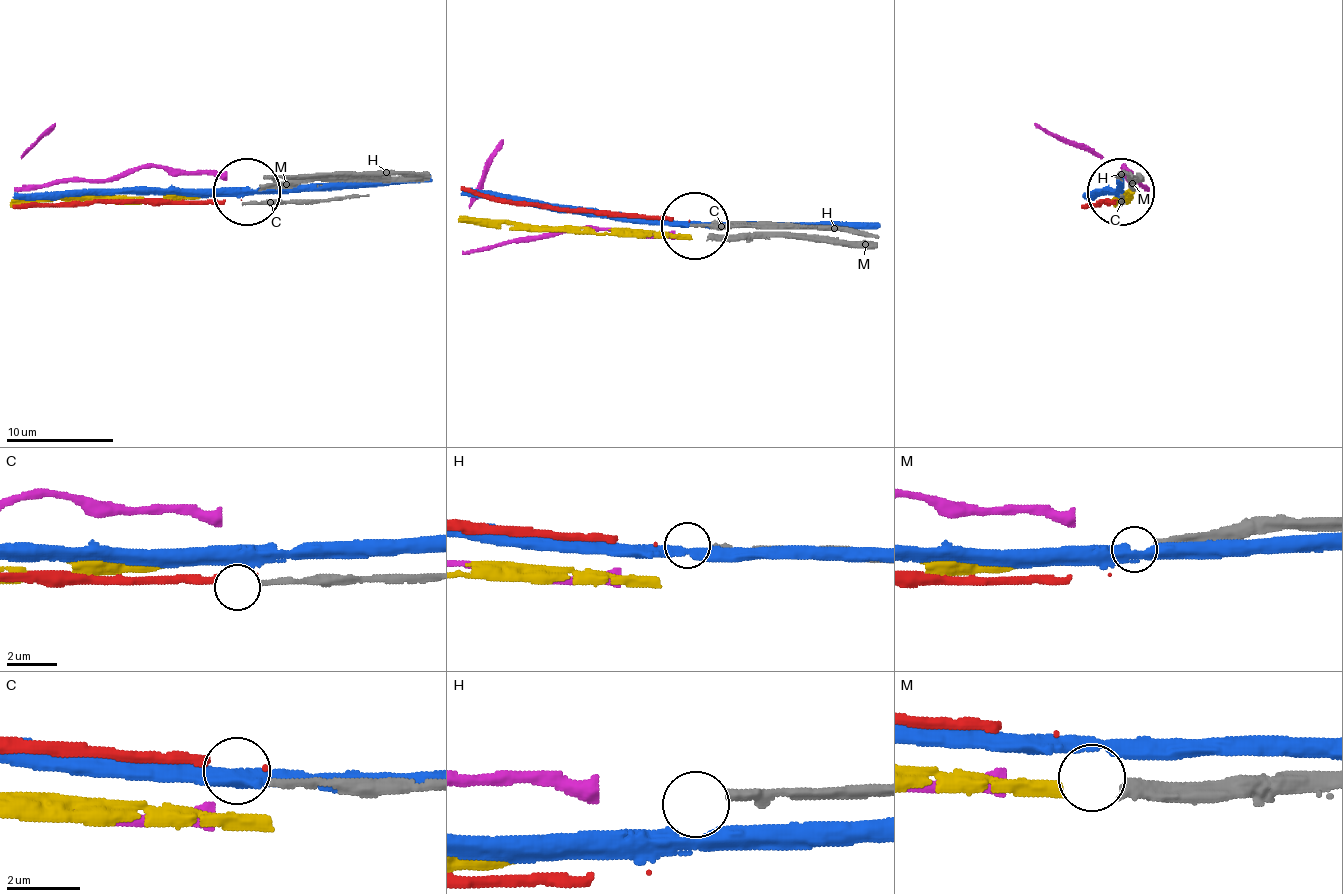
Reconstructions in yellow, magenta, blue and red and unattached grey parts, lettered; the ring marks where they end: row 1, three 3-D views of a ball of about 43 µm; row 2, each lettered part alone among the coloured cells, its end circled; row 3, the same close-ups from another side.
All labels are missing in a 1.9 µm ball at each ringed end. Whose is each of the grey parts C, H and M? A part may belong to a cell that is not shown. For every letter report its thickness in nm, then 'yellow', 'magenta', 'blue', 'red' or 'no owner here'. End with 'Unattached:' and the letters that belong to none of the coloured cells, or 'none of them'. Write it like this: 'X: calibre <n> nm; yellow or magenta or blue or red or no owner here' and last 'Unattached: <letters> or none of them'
C: calibre 190 nm; no owner here
H: calibre 320 nm; no owner here
M: calibre 420 nm; yellow
Unattached: C, H

